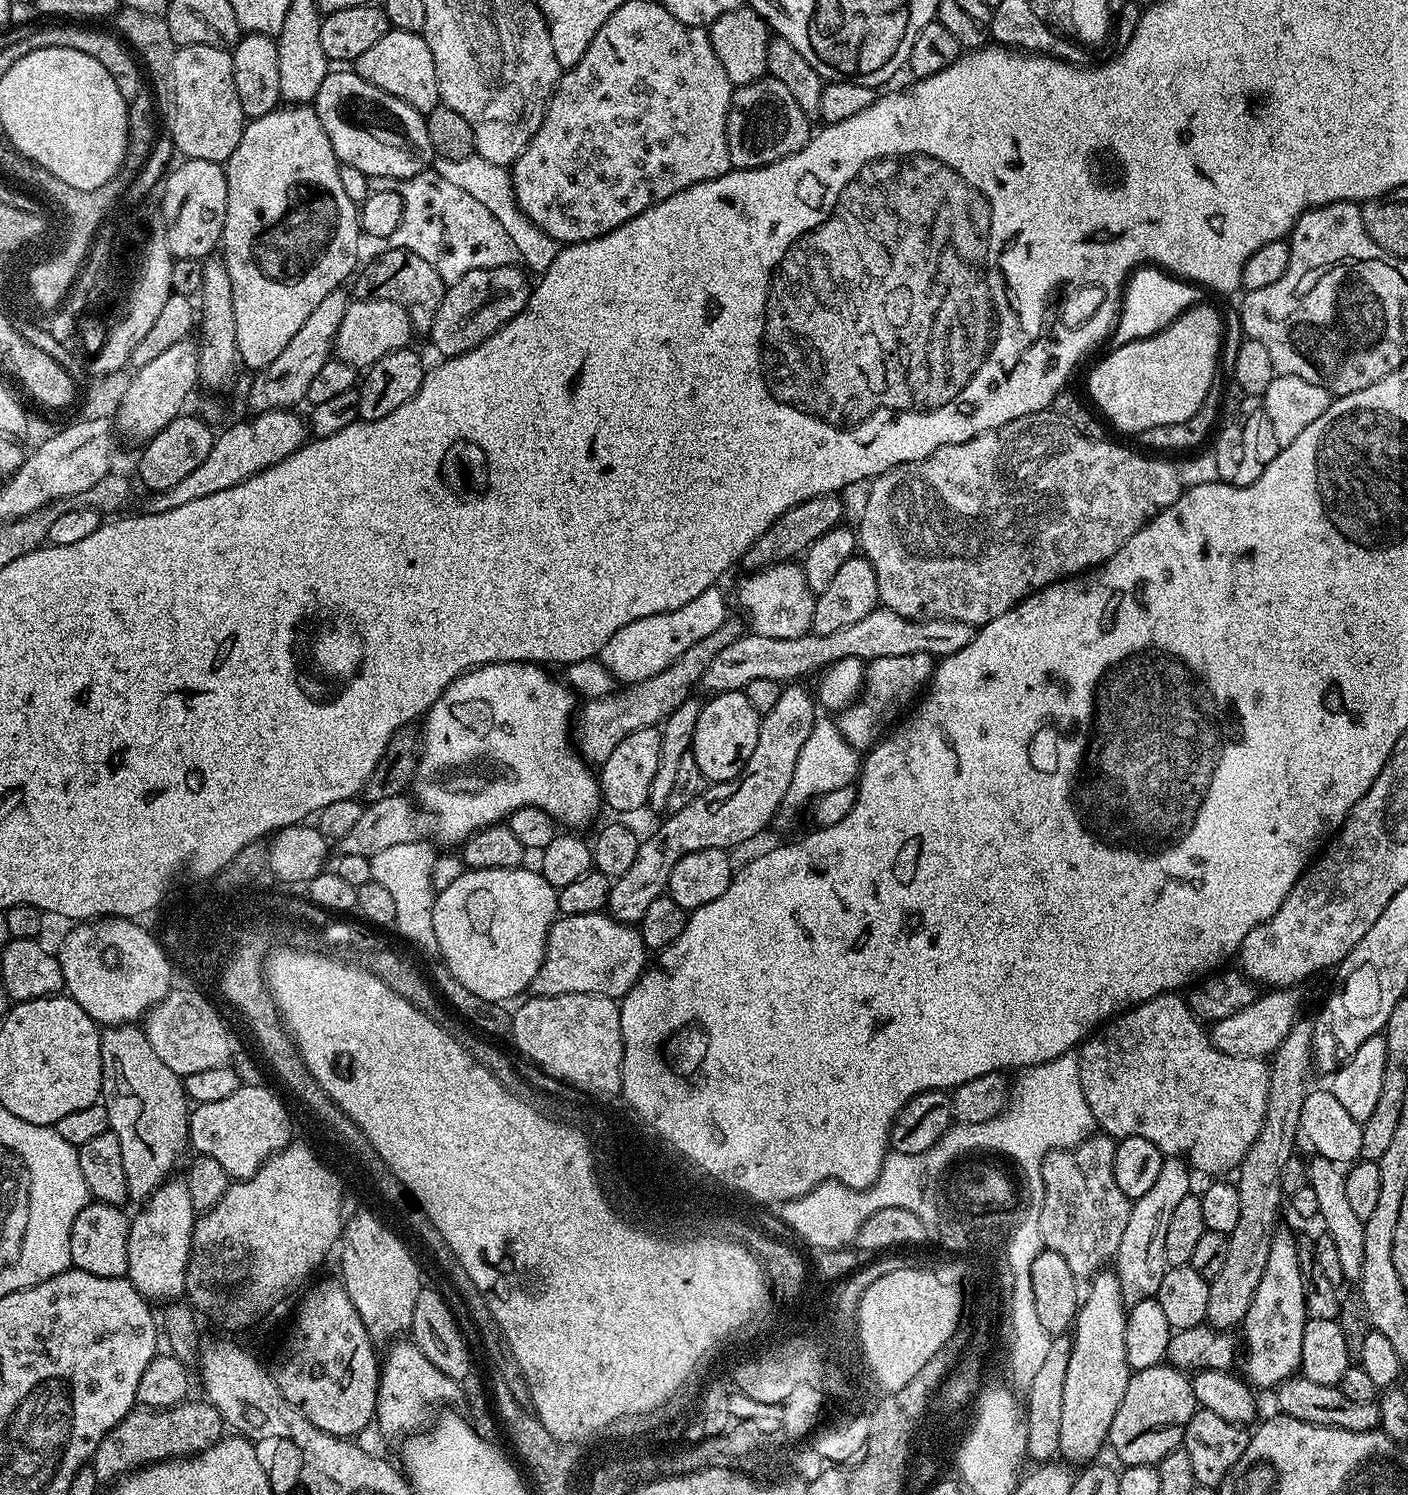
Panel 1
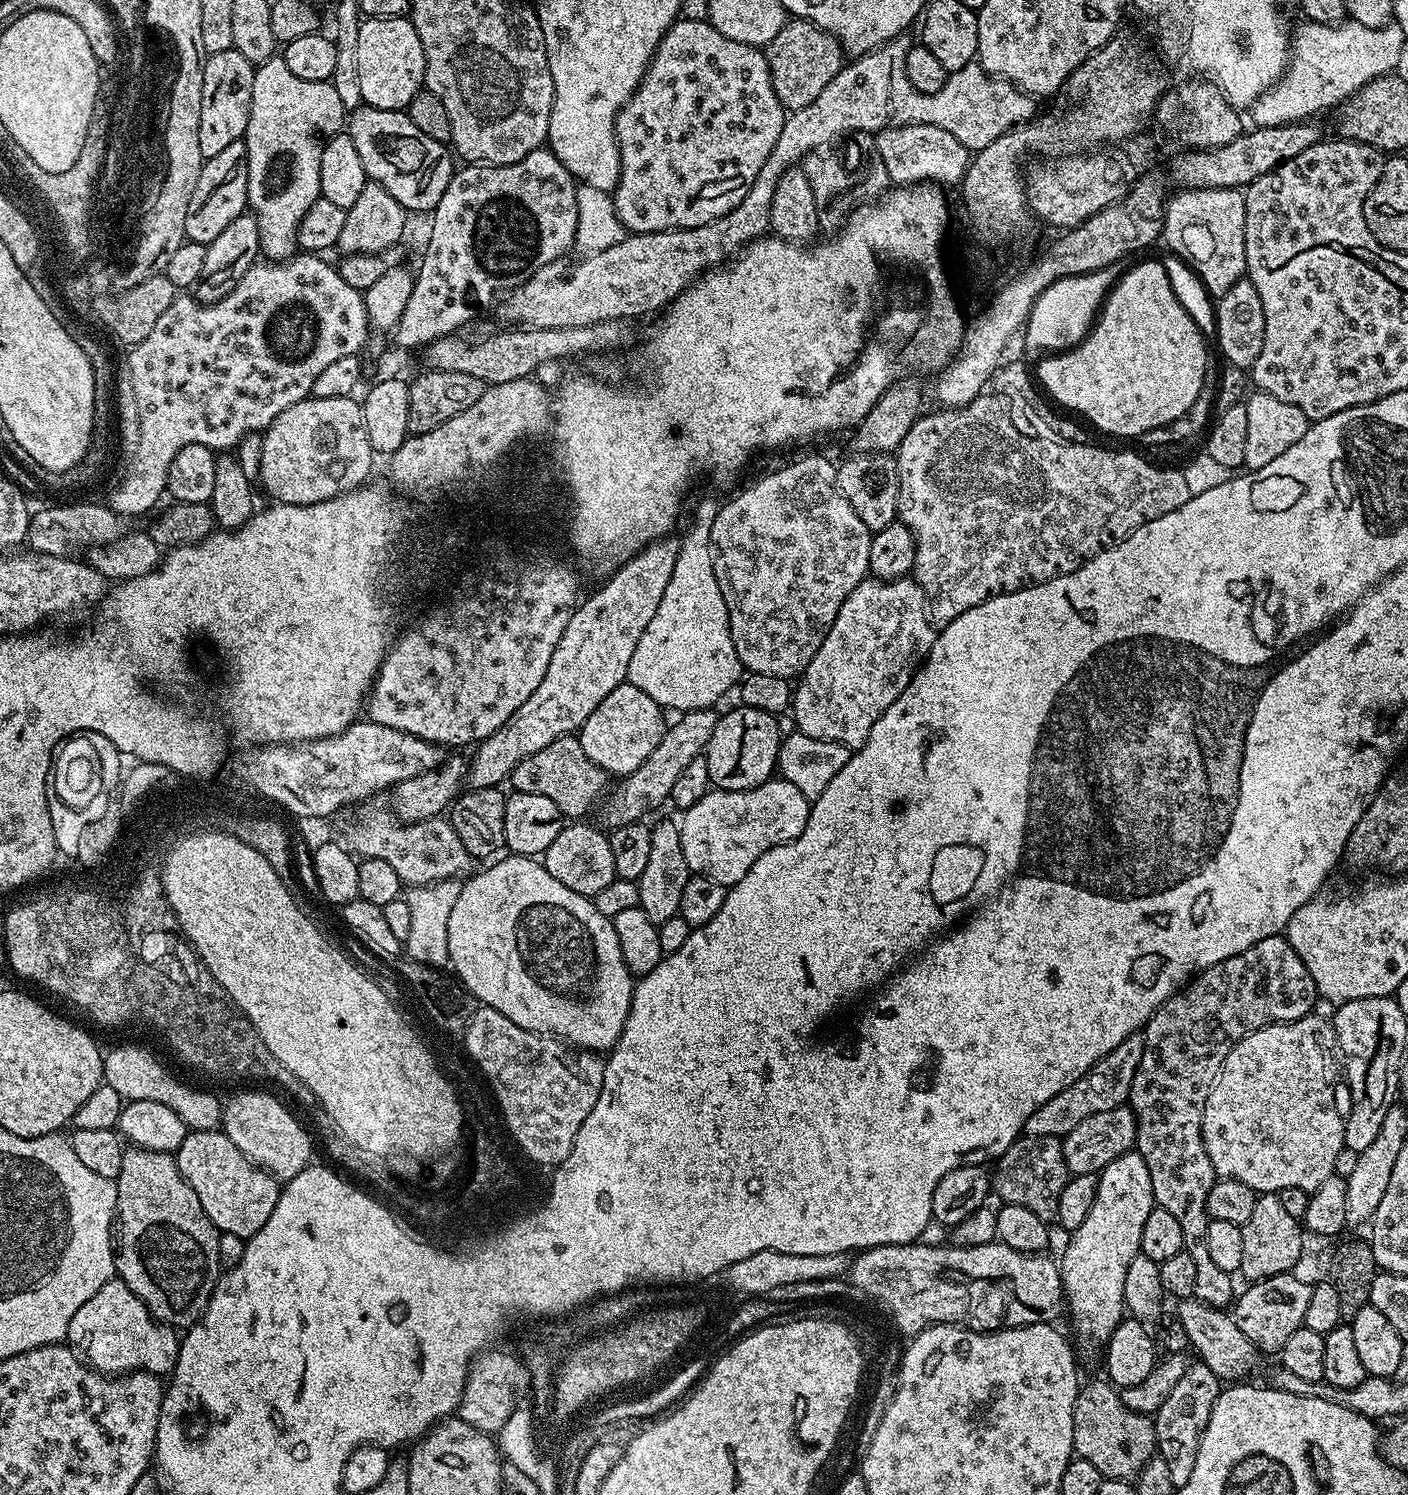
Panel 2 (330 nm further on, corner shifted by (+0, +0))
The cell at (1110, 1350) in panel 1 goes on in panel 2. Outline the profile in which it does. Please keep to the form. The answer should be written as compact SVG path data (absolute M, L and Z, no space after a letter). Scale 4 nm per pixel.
M1133 1150L1114 1158L1112 1162L1100 1169L1096 1181L1096 1197L1094 1206L1090 1206L1090 1214L1086 1214L1086 1222L1078 1226L1076 1231L1067 1237L1068 1245L1064 1248L1064 1257L1059 1257L1060 1277L1064 1283L1067 1315L1072 1315L1072 1324L1080 1336L1088 1340L1107 1342L1120 1321L1125 1319L1124 1282L1126 1266L1140 1255L1142 1242L1142 1226L1146 1226L1146 1218L1150 1218L1150 1210L1156 1199L1150 1186L1150 1170L1146 1170L1146 1162L1140 1153Z

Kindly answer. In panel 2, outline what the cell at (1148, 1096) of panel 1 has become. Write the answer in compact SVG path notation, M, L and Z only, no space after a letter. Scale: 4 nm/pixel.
M1309 1014L1291 1020L1285 1024L1267 1024L1265 1028L1254 1030L1248 1036L1243 1036L1237 1044L1233 1044L1230 1054L1226 1054L1224 1064L1216 1085L1206 1098L1204 1111L1204 1145L1206 1154L1210 1154L1210 1162L1214 1166L1217 1177L1246 1182L1257 1194L1278 1194L1287 1188L1306 1190L1311 1194L1326 1178L1334 1174L1335 1163L1344 1146L1344 1116L1336 1109L1336 1072L1338 1076L1338 1049L1336 1047L1336 1030L1332 1027L1331 1019L1324 1020L1317 1014Z

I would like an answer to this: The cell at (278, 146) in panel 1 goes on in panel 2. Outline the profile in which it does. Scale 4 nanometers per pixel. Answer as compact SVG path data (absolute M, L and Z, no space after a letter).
M277 54L255 65L254 94L250 102L250 118L244 131L248 155L248 208L258 222L260 250L269 261L287 260L297 251L296 231L310 206L321 199L318 166L324 149L324 139L335 136L346 124L346 113L331 82L306 82L286 66L283 55Z

